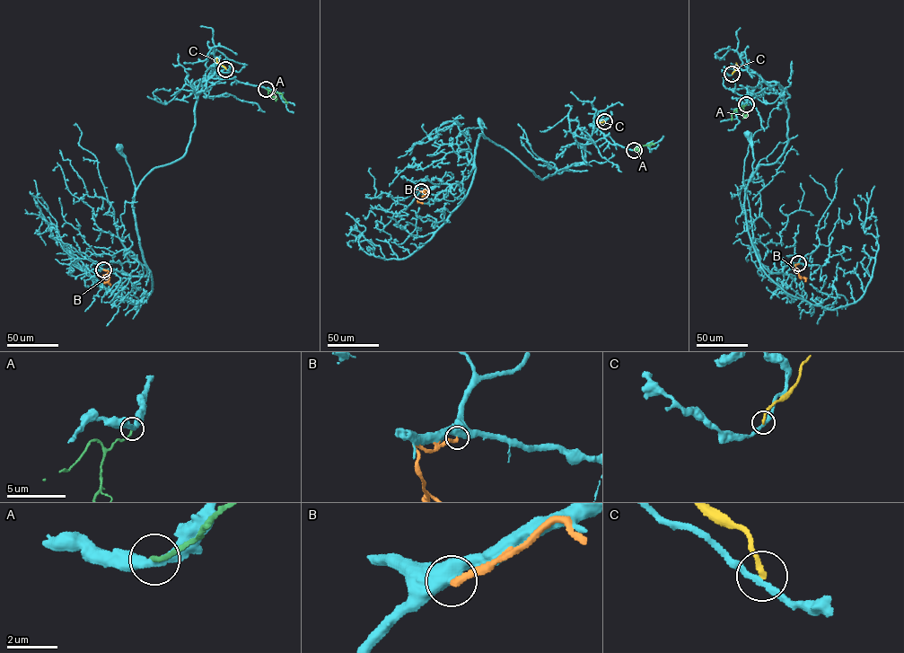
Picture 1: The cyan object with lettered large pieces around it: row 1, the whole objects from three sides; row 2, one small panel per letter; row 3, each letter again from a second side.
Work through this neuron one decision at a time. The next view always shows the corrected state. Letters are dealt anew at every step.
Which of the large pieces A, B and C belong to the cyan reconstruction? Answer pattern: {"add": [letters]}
{"add": []}

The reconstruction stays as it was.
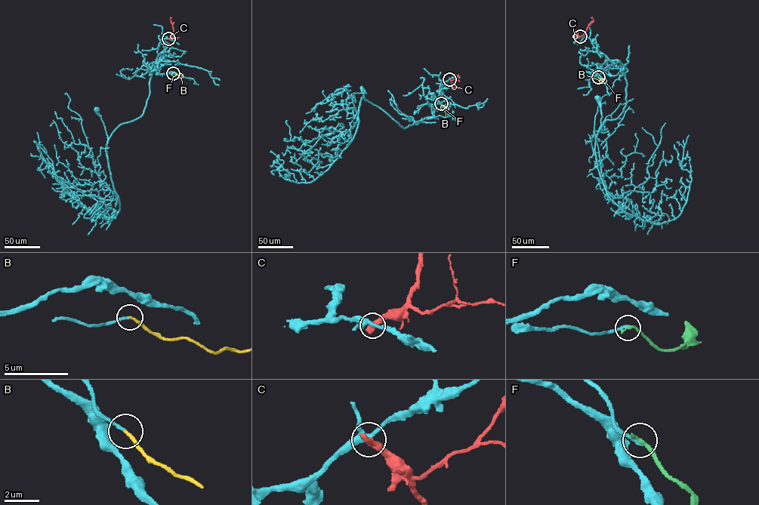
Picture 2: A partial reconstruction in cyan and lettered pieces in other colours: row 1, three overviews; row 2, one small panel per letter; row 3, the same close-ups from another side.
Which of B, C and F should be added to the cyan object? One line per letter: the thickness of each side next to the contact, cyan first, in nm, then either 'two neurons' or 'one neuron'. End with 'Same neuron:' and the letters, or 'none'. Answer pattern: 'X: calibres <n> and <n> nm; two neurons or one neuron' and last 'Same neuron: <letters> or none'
B: calibres 170 and 200 nm; one neuron
C: calibres 260 and 500 nm; two neurons
F: calibres 200 and 240 nm; two neurons
Same neuron: B

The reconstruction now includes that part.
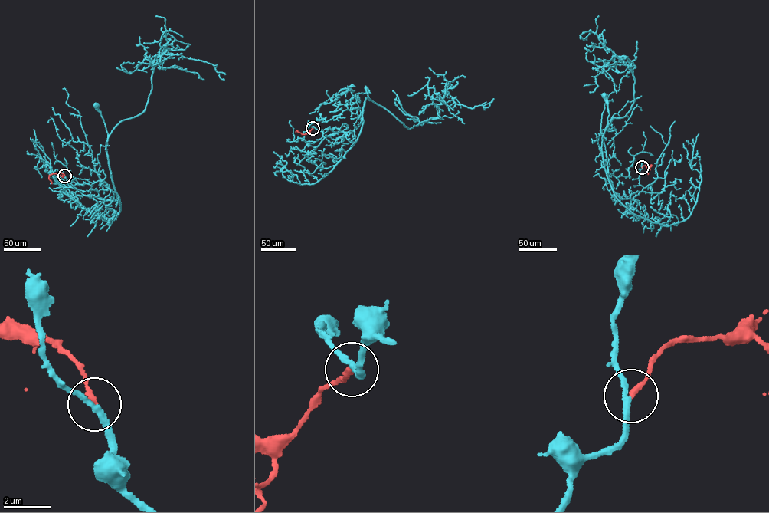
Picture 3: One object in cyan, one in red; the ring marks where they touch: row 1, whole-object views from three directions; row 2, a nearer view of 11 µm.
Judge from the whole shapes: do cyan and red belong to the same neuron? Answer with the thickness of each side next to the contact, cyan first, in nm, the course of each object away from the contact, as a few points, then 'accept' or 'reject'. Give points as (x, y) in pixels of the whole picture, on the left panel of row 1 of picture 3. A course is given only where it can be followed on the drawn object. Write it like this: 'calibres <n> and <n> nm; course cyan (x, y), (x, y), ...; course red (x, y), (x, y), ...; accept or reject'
calibres 240 and 240 nm; course cyan (64, 175), (67, 182), (83, 194), (116, 200), (106, 148), (107, 132), (96, 106); course red (64, 175), (63, 173), (62, 176), (50, 174), (49, 176), (51, 183); accept

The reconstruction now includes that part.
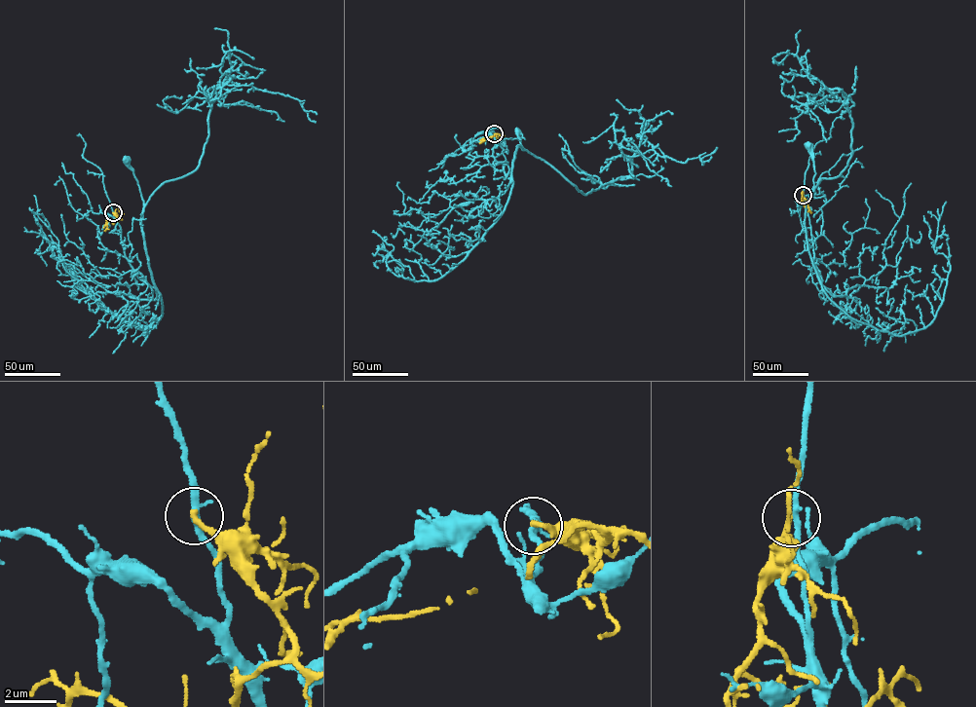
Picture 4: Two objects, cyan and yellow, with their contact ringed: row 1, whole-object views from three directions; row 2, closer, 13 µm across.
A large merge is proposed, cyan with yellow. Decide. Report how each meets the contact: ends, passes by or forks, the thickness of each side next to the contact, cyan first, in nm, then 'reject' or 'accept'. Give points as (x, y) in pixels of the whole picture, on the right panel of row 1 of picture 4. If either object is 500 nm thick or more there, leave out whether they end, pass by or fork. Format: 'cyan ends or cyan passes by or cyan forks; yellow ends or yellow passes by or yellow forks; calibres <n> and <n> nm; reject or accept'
cyan passes by; yellow ends; calibres 240 and 200 nm; reject

